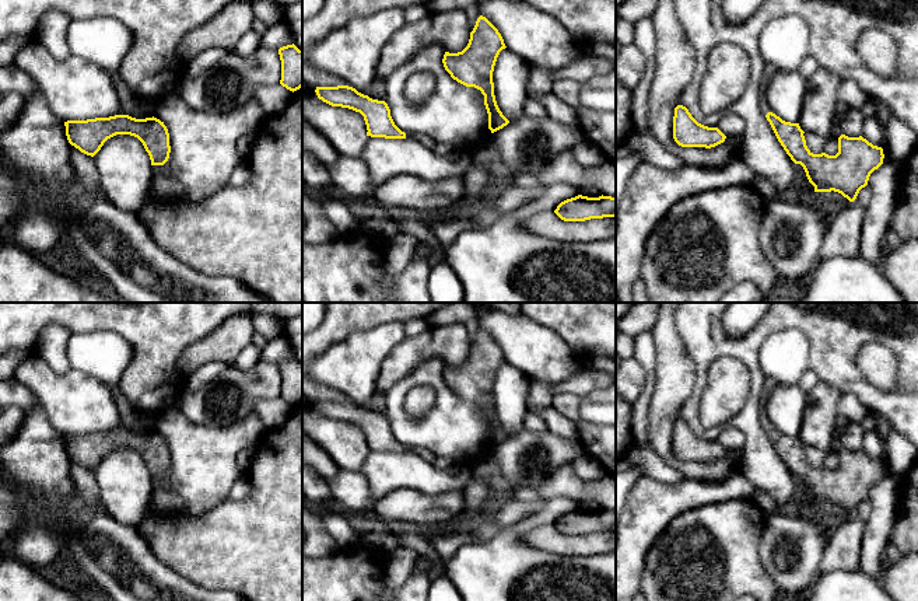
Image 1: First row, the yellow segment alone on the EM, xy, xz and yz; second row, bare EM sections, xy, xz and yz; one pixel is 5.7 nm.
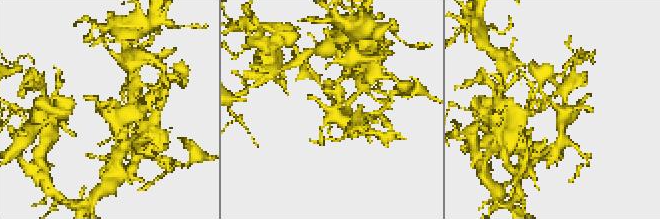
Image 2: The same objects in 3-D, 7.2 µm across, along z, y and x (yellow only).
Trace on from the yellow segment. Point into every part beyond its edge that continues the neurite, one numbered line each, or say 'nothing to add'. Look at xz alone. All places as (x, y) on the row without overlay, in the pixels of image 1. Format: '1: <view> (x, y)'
1: xz (423, 453)

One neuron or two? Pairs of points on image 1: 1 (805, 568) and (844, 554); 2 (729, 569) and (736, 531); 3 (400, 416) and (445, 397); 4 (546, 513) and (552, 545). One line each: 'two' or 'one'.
1: two
2: one
3: one
4: two

